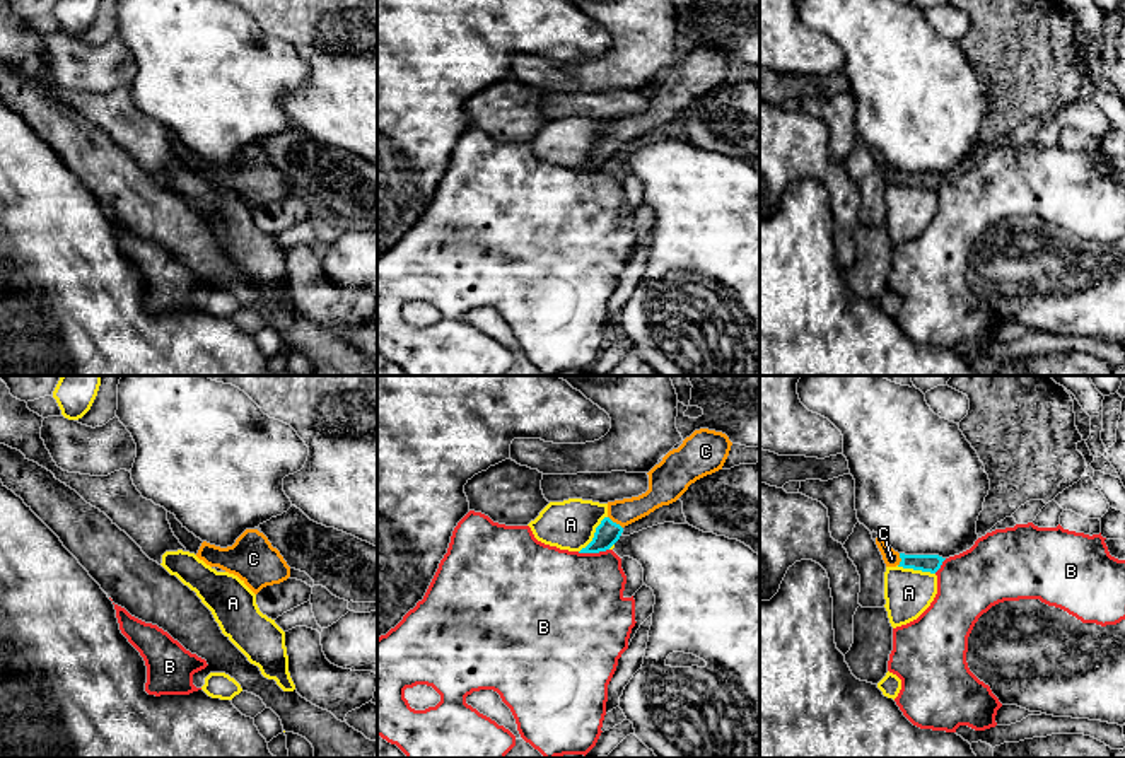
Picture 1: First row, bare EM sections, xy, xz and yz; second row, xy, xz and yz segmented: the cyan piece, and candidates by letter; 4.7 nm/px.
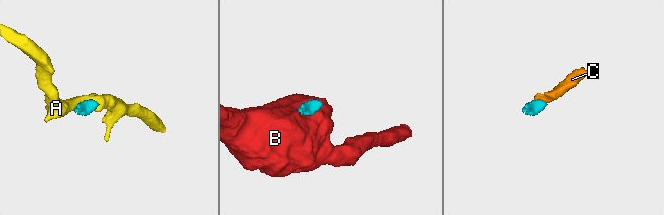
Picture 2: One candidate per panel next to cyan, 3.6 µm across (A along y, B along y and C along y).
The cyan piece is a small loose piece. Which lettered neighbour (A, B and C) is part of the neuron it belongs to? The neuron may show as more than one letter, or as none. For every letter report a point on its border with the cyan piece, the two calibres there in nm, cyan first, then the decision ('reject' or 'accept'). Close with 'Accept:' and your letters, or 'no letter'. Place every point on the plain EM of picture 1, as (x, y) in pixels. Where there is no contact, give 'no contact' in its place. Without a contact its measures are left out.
A: contact xz (594, 152); calibres 110 and 240 nm; reject
B: contact xz (593, 169); calibres 110 and 460 nm; reject
C: contact xz (615, 140); calibres 110 and 120 nm; accept
Accept: C

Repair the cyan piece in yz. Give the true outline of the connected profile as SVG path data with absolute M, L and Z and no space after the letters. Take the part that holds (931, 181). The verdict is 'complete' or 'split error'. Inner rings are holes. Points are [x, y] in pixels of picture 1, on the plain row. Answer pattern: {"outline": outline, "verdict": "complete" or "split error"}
{"outline": "M881 154L876 155L876 162L883 172L886 184L903 184L922 190L936 191L946 176L939 172L905 172L895 169Z", "verdict": "split error"}

